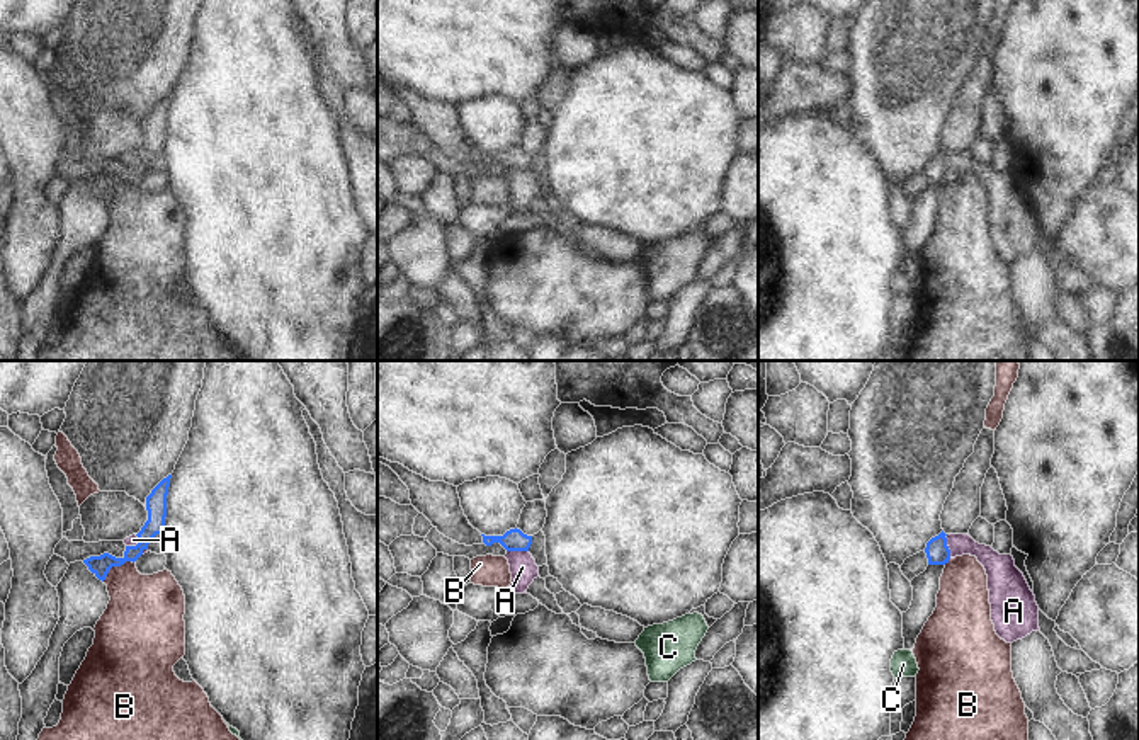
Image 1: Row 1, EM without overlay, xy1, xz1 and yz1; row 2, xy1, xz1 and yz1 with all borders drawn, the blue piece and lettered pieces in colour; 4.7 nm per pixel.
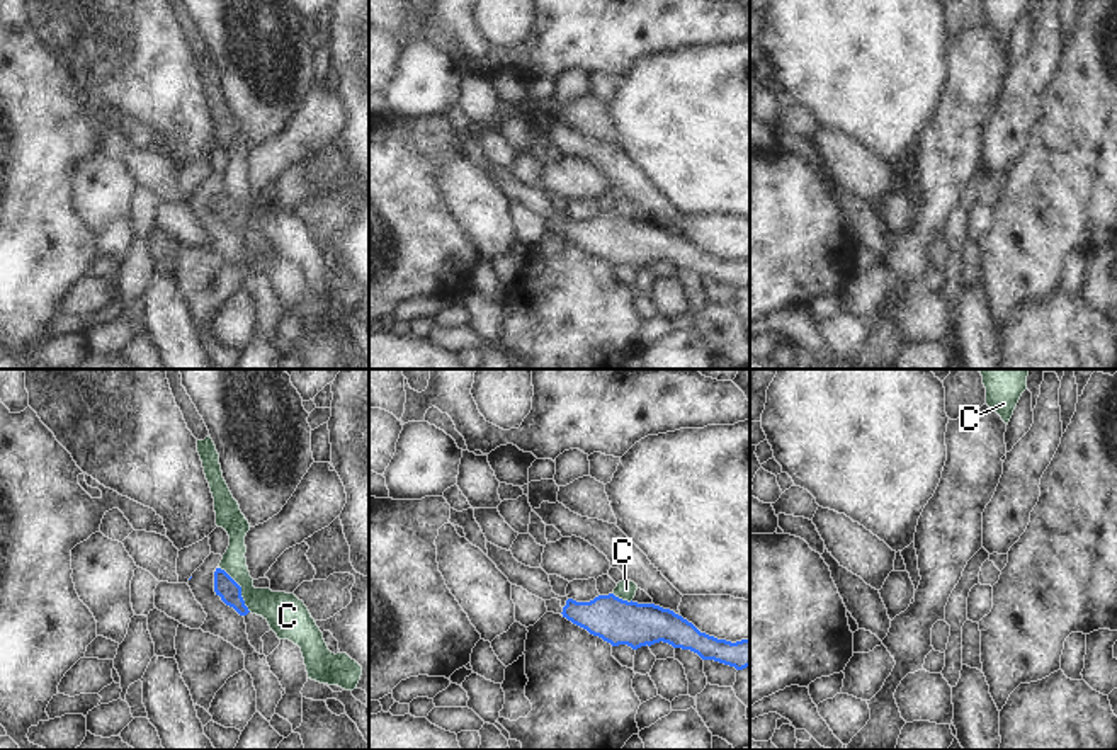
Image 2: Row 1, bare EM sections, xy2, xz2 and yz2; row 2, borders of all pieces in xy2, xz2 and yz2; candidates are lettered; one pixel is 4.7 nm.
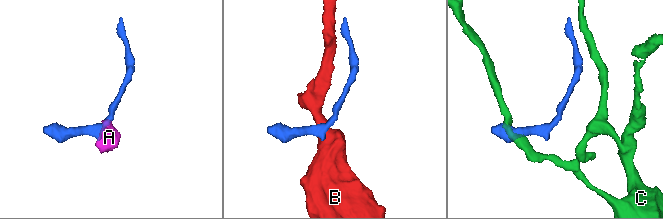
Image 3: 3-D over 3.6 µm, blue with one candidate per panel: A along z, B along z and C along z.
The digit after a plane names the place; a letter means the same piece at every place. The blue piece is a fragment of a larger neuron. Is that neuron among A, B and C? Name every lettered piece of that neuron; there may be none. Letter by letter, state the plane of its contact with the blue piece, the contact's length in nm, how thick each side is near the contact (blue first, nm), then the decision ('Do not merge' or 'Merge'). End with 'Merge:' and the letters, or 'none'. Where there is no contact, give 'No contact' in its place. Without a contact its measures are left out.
A: Touches blue in yz1. Shared border 110 nm. Thickness 110 nm (blue) against 120 nm. Do not merge
B: Touches blue in xy1. Shared border 180 nm. Thickness 90 nm (blue) against 340 nm. Do not merge
C: Touches blue in xy2. Shared border 260 nm. Thickness 110 nm (blue) against 190 nm. Do not merge
Merge: none.

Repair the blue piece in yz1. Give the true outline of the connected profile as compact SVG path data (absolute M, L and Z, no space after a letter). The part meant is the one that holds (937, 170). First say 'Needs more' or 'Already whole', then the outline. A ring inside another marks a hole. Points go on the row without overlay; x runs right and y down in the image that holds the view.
Already whole. M942 150L938 155L926 162L925 172L928 184L945 184L950 179L950 168L947 165L947 153Z

